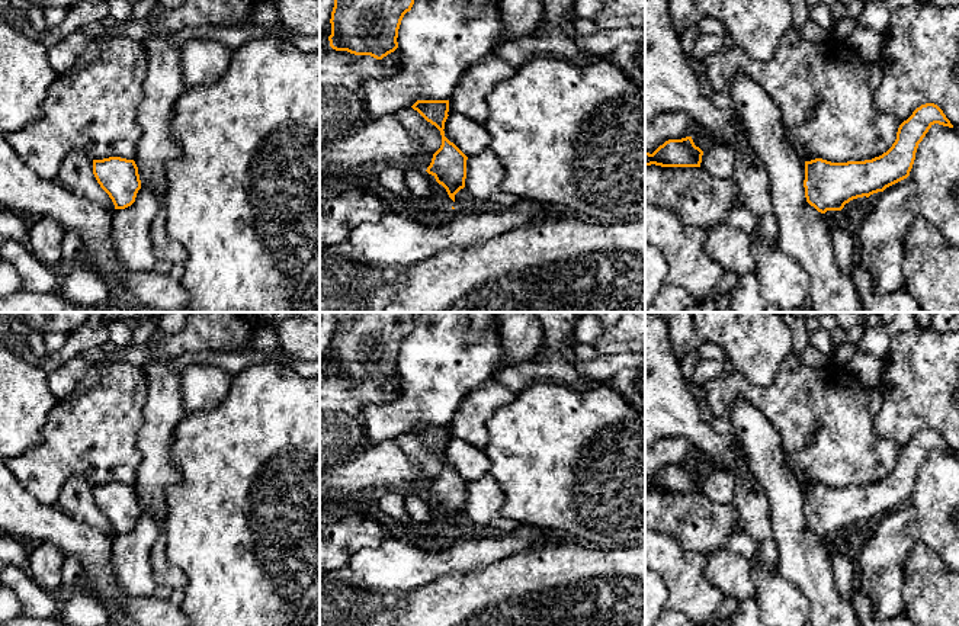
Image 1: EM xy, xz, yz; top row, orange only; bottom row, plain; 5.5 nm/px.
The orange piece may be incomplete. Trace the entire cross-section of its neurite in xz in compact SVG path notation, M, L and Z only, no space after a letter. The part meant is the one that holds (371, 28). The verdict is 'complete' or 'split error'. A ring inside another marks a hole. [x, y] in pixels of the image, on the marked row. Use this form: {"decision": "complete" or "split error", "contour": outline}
{"decision": "complete", "contour": "M334 0L330 46L382 60L398 48L398 29L414 0Z"}

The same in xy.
{"decision": "complete", "contour": "M121 157L93 160L93 174L112 199L115 209L125 209L135 202L141 180L134 160Z"}

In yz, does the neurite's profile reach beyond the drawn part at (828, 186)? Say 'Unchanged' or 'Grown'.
Unchanged

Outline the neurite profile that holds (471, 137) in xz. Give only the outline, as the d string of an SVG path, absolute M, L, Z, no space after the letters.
M450 112L445 122L445 137L453 142L468 158L481 154L490 145L490 134L484 123Z

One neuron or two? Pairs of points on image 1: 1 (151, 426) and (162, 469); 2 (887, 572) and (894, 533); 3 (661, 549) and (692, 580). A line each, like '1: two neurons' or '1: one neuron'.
1: one neuron
2: one neuron
3: one neuron

